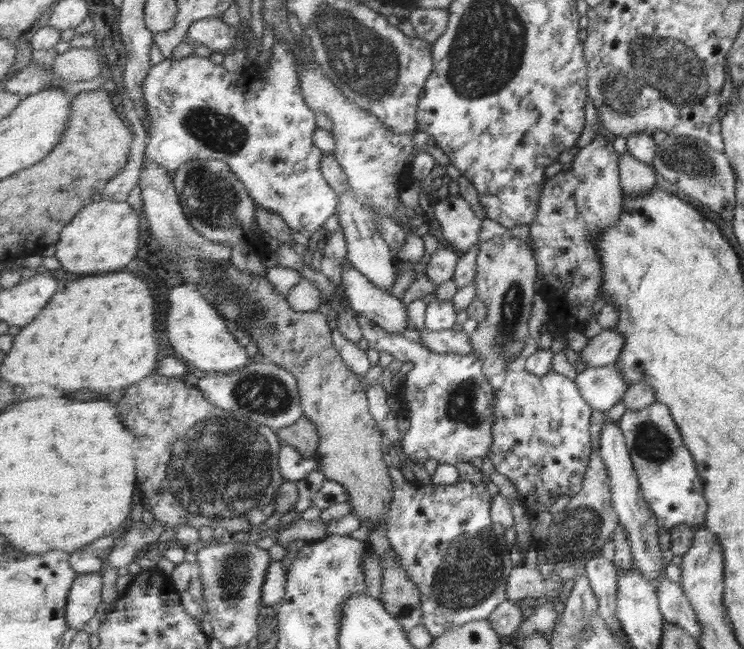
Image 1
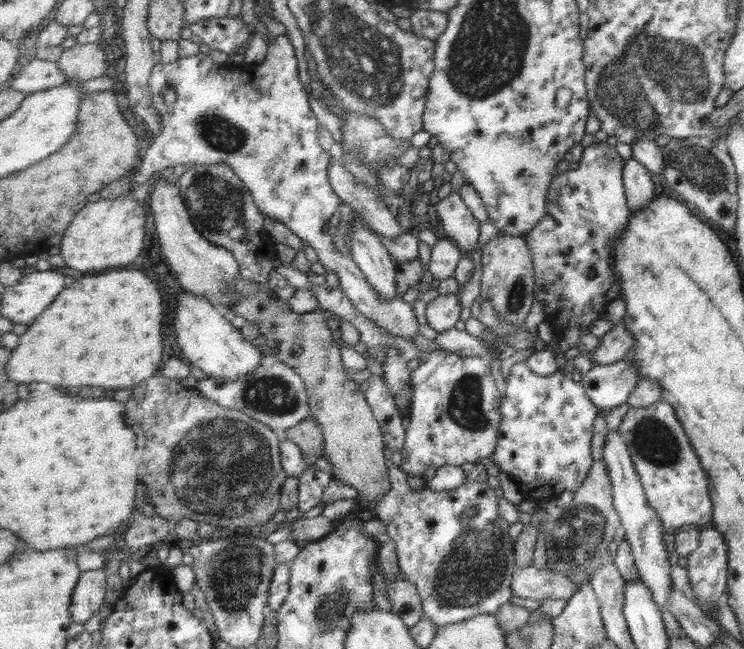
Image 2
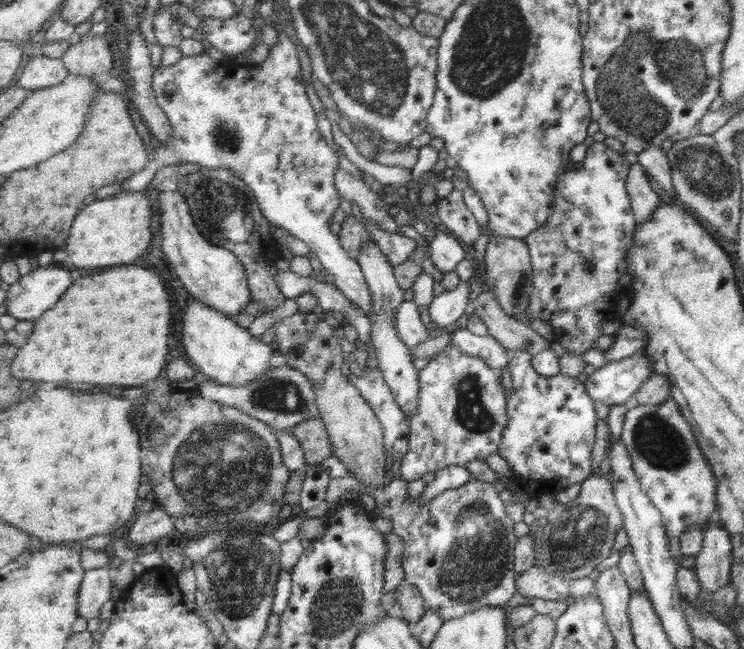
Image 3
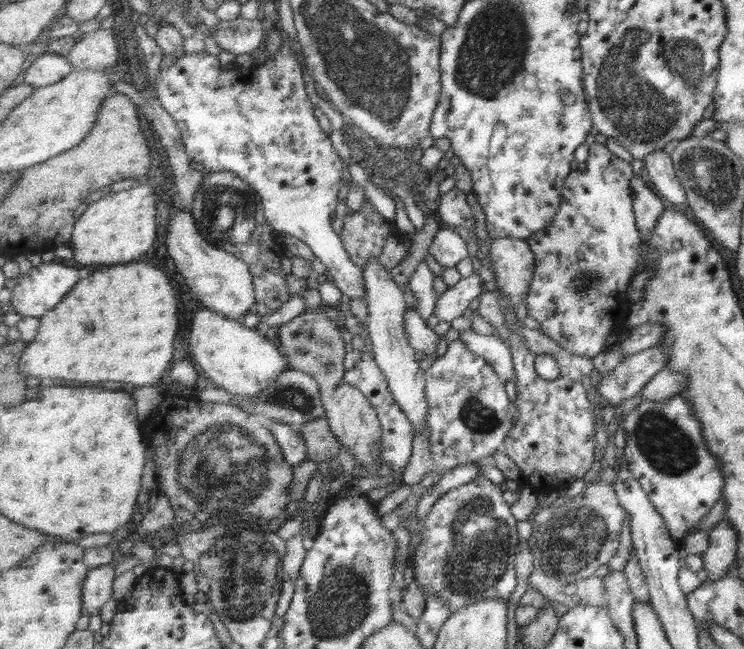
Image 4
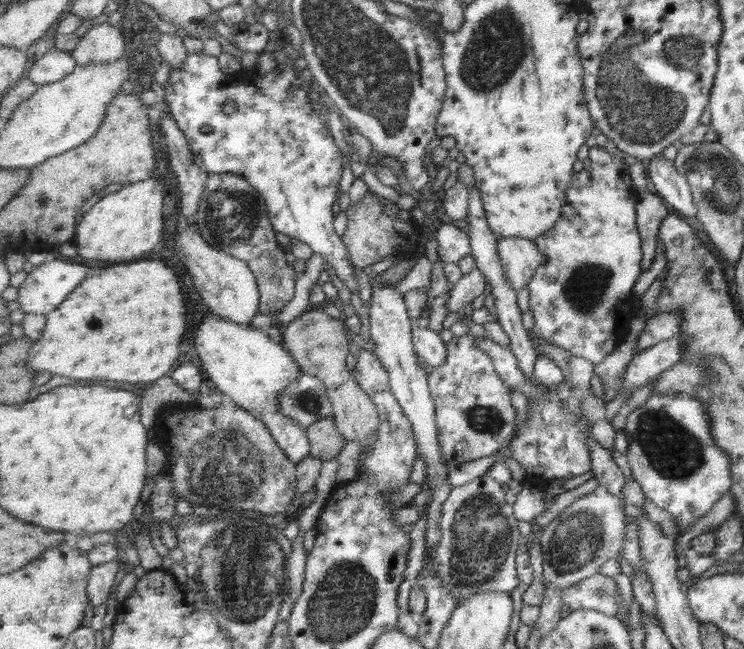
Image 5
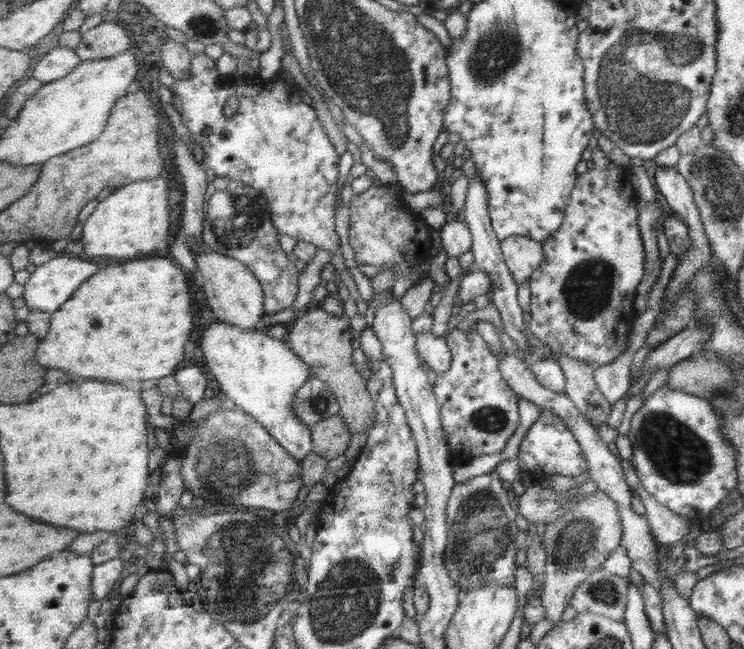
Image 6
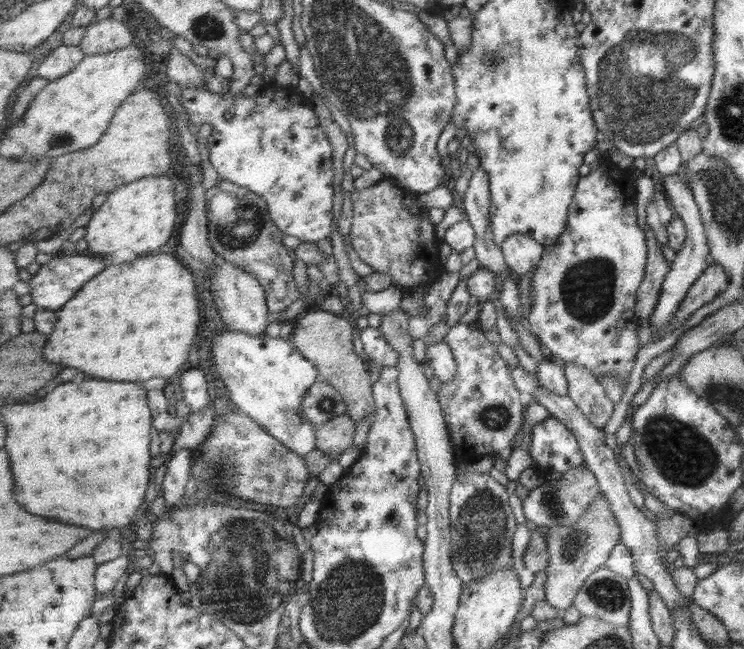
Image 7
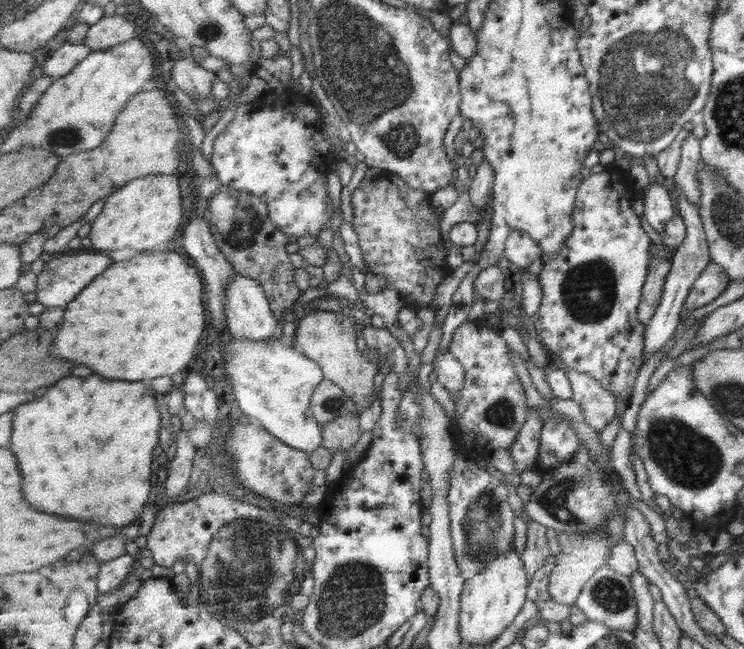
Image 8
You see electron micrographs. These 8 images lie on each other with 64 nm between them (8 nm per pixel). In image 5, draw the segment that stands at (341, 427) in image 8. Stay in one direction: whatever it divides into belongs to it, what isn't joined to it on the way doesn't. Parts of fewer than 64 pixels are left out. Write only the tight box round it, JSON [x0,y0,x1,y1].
[307,417,348,461]

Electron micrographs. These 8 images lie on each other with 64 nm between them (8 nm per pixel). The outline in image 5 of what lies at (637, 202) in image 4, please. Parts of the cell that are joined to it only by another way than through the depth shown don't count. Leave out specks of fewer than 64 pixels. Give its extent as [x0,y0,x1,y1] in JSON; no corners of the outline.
[635,191,667,270]

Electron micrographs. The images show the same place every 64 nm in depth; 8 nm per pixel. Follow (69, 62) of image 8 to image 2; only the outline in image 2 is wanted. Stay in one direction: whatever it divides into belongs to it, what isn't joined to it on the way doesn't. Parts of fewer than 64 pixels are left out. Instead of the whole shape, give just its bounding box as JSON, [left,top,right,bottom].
[6,57,69,94]

